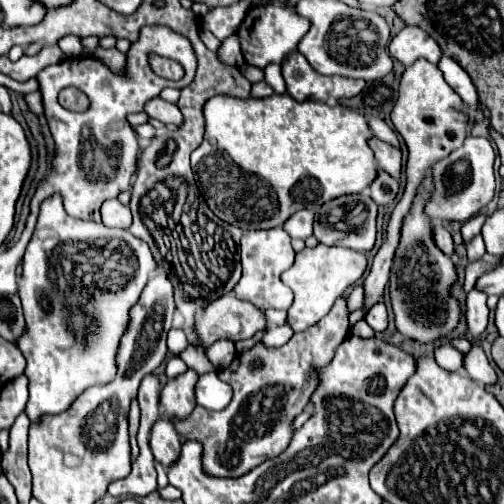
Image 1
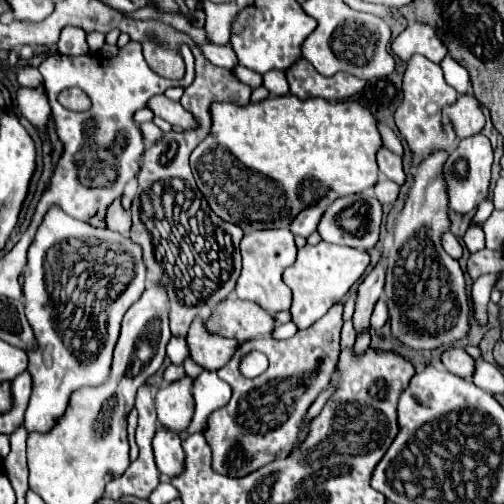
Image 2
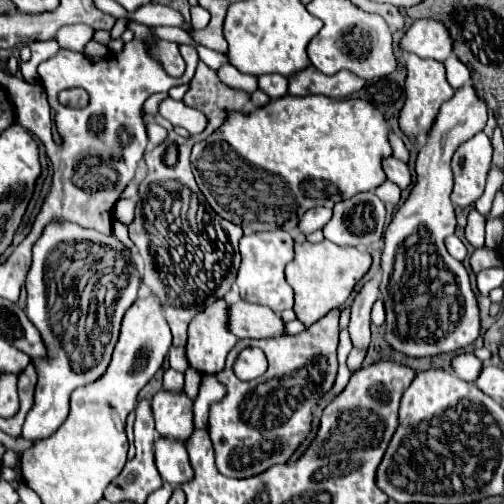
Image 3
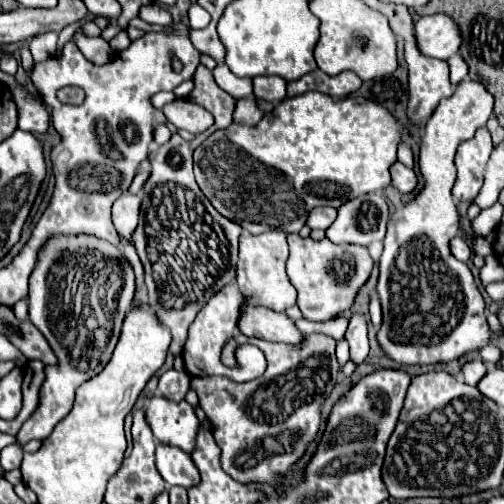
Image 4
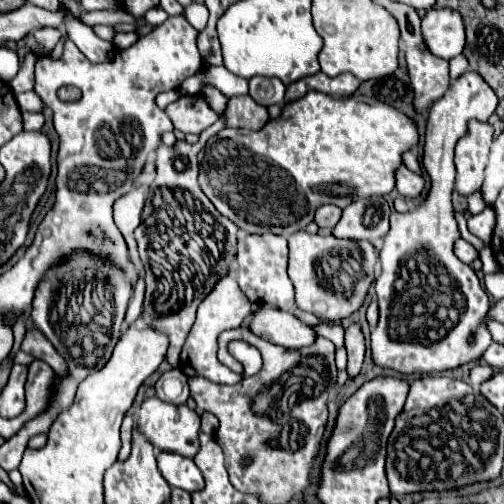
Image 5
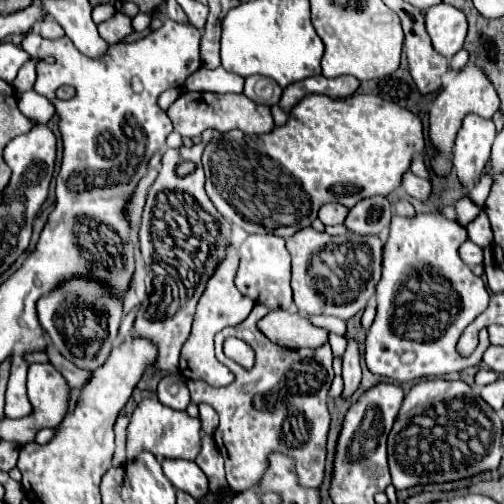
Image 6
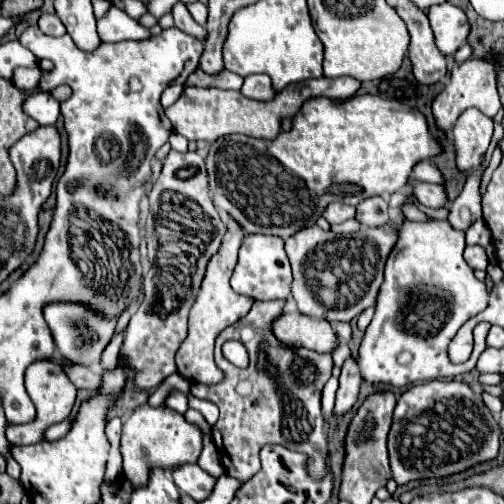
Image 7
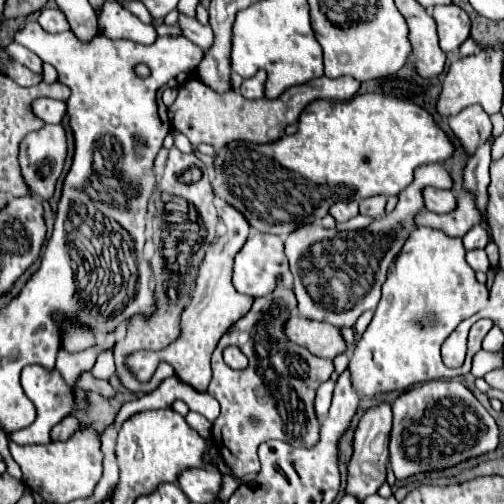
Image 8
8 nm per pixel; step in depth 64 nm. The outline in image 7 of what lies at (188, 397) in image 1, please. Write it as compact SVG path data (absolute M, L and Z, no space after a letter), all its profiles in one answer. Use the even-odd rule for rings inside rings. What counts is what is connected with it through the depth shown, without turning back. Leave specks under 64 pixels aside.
M140 404L122 428L122 456L124 456L124 476L132 484L146 484L148 464L162 470L176 468L178 464L196 462L202 452L202 432L196 424L190 424L182 414L160 406L150 408L150 404Z

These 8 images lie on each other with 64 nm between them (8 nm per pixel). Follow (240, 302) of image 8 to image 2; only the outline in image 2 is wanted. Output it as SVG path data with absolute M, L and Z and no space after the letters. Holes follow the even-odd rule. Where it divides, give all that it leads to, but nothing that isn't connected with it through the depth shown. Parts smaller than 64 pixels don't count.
M194 320L185 339L190 348L190 356L194 356L194 360L208 370L224 368L224 364L228 364L232 358L232 352L238 348L236 340L208 334L202 320Z

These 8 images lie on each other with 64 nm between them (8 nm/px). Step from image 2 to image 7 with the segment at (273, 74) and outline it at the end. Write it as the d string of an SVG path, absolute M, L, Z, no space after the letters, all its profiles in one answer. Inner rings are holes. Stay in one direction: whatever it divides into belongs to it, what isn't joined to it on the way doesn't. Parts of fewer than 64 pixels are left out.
M266 74L246 76L244 78L244 86L242 86L240 92L246 98L254 98L254 100L260 100L260 102L268 102L268 100L272 100L276 96L276 90L272 86L272 80Z

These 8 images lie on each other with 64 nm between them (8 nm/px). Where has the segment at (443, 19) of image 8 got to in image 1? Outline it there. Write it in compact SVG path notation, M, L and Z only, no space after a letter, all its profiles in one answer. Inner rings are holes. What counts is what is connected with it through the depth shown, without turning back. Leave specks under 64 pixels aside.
M404 26L388 46L390 56L400 60L404 66L414 64L418 58L426 58L432 64L438 64L442 58L440 46L432 36L416 26Z

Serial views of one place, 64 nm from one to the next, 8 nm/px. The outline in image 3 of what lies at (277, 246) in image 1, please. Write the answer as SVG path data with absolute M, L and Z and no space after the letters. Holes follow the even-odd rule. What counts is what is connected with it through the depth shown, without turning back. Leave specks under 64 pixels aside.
M272 230L272 232L252 232L243 234L239 245L242 254L242 264L236 276L236 284L240 290L242 300L252 304L262 304L272 308L272 312L280 314L282 310L292 308L292 288L284 278L284 266L294 256L294 238L286 230Z

